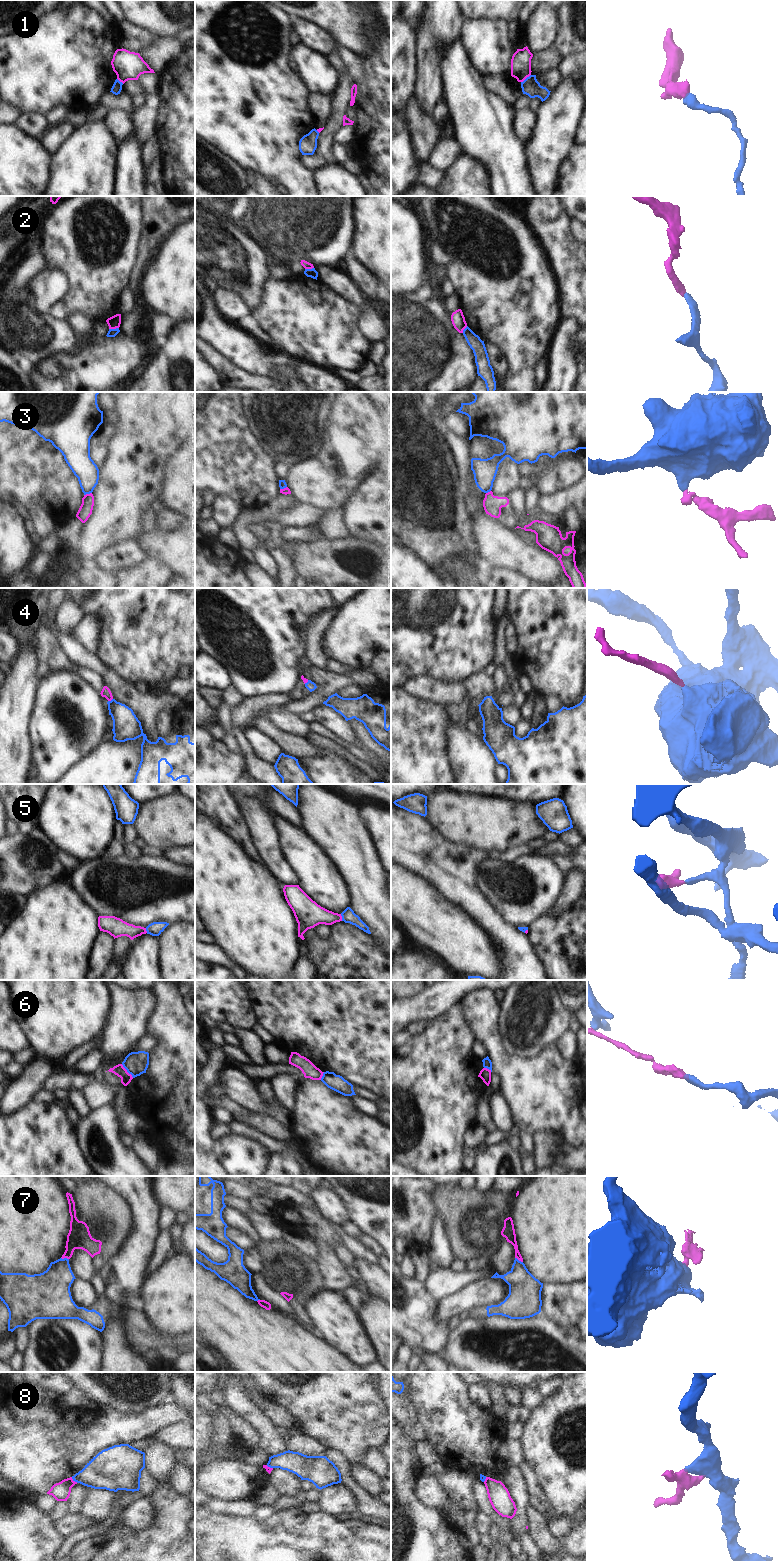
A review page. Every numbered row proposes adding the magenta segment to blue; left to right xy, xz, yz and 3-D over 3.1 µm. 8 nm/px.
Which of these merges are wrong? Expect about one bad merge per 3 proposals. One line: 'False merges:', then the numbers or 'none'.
False merges: 1, 2, 3, 6, 7, 8

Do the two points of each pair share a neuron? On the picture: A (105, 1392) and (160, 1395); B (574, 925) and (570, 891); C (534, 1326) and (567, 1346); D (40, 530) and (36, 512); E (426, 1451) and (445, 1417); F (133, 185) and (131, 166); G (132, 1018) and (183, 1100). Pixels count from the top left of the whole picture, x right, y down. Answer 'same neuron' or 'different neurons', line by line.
A: same neuron
B: different neurons
C: same neuron
D: same neuron
E: different neurons
F: same neuron
G: different neurons

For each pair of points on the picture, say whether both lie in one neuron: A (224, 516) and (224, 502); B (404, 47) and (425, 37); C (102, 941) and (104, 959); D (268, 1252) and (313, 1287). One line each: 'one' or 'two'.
A: one
B: two
C: one
D: one

